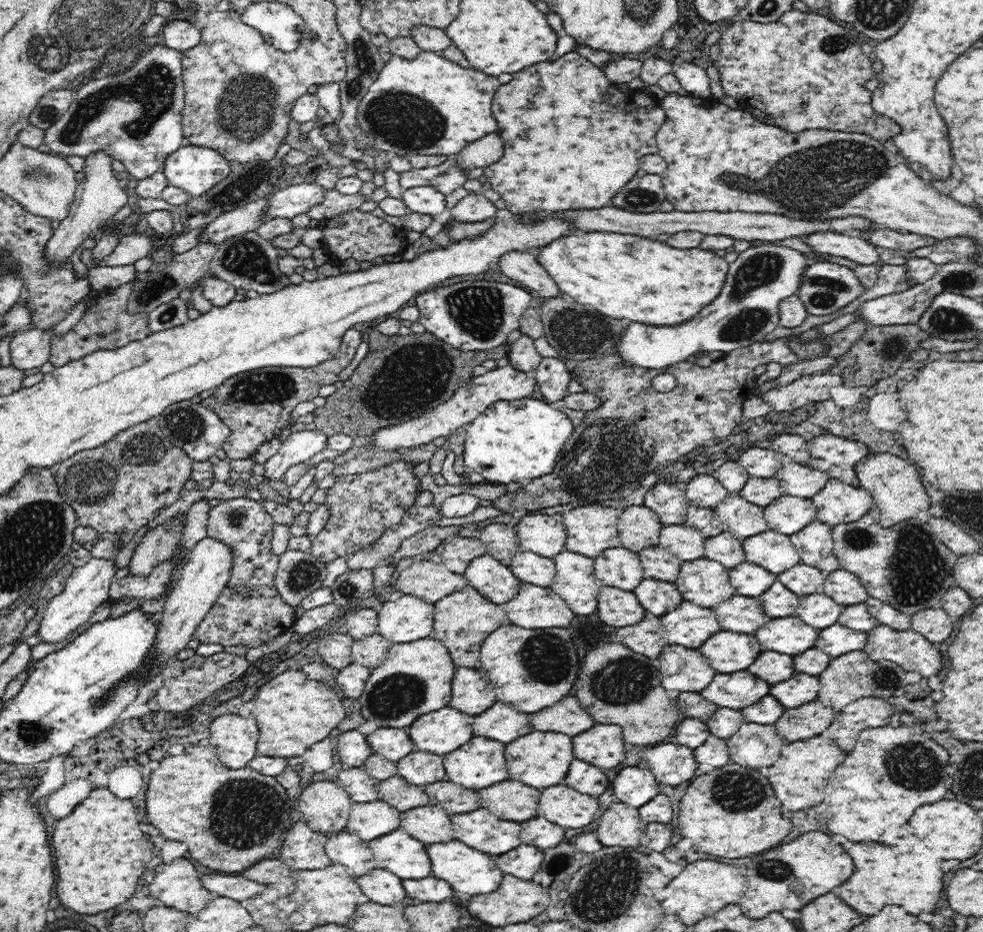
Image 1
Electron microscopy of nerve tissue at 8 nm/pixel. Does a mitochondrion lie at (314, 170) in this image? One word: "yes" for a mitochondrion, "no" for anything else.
no

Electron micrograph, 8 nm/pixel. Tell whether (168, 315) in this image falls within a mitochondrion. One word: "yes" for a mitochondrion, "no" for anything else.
yes

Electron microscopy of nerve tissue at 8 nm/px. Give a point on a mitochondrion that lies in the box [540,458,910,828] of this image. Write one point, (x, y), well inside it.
(601, 685)

